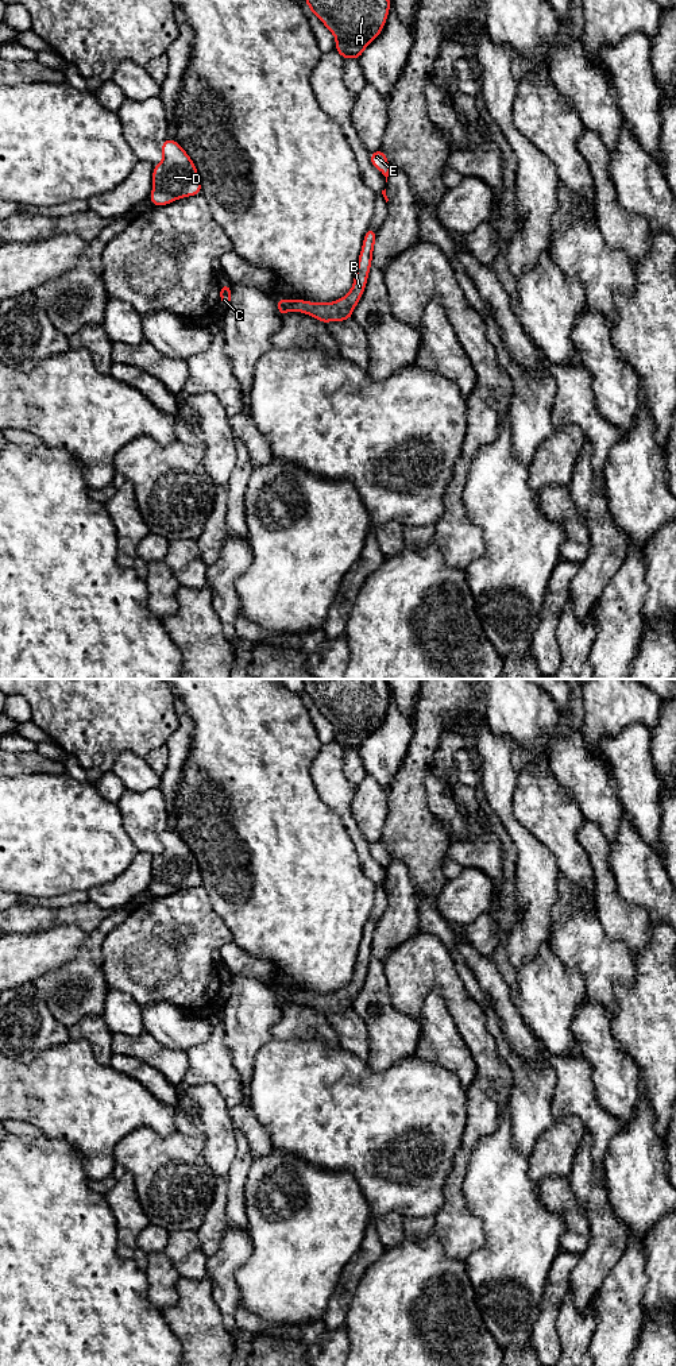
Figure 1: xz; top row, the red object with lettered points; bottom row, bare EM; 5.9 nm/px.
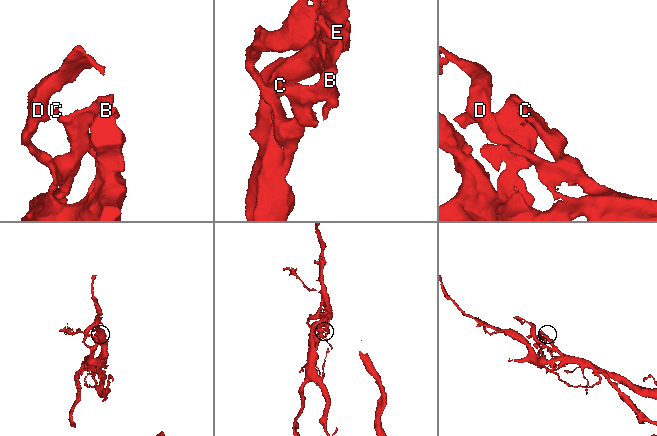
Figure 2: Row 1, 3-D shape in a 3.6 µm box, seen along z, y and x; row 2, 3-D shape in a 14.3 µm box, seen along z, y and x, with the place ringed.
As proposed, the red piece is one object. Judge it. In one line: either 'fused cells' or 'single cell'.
single cell

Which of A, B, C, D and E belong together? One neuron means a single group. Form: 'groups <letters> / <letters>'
groups A B C D E

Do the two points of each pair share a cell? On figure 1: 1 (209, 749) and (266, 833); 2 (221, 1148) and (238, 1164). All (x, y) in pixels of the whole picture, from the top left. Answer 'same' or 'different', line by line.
1: same
2: different

